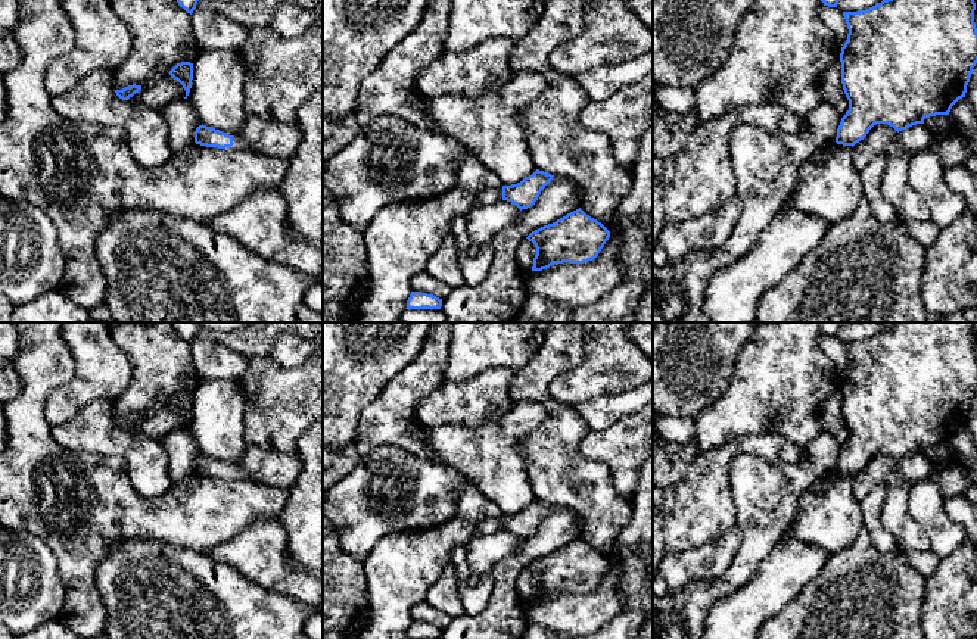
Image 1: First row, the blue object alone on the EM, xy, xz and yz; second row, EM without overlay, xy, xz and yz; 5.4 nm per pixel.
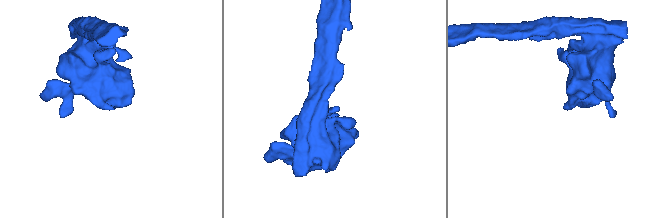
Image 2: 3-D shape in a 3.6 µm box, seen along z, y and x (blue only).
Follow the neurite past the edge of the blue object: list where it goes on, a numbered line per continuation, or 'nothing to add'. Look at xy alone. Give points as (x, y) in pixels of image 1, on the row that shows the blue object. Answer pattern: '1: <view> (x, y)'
1: xy (239, 143)

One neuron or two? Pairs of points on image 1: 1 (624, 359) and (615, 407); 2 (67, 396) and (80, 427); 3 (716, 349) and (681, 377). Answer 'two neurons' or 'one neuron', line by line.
1: two neurons
2: two neurons
3: one neuron

